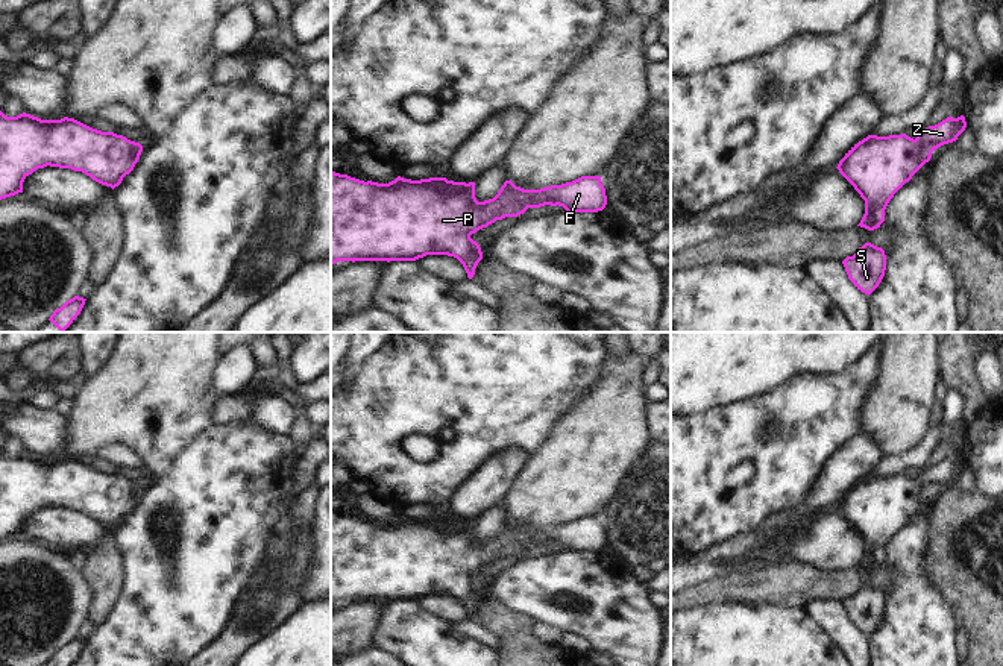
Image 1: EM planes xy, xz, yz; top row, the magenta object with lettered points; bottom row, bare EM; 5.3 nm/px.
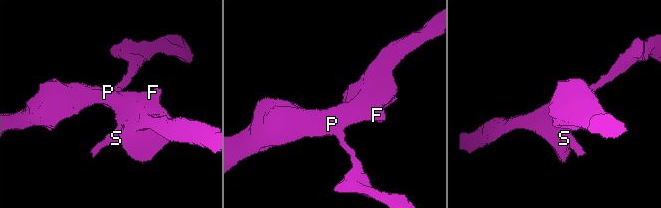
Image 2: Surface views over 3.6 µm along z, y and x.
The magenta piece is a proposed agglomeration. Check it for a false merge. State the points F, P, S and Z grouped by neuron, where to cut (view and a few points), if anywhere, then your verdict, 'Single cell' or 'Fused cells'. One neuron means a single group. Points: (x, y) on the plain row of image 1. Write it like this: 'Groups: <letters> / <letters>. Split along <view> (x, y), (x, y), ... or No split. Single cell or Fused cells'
Groups: F P S Z. No split. Single cell

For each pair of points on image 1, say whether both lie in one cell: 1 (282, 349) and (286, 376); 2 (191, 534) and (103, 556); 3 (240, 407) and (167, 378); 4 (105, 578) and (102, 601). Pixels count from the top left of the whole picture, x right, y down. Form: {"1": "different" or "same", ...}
{"1": "same", "2": "different", "3": "different", "4": "same"}

